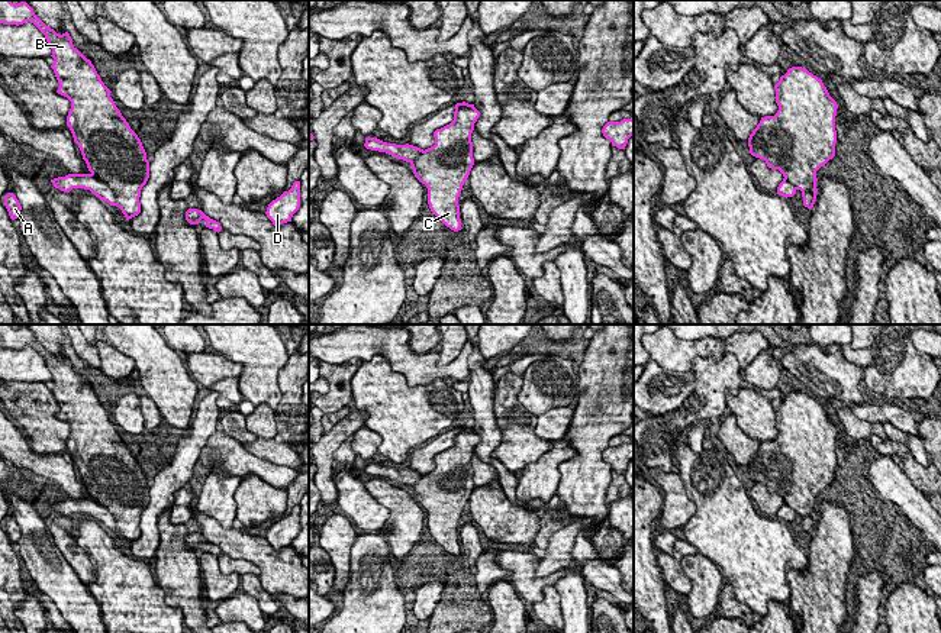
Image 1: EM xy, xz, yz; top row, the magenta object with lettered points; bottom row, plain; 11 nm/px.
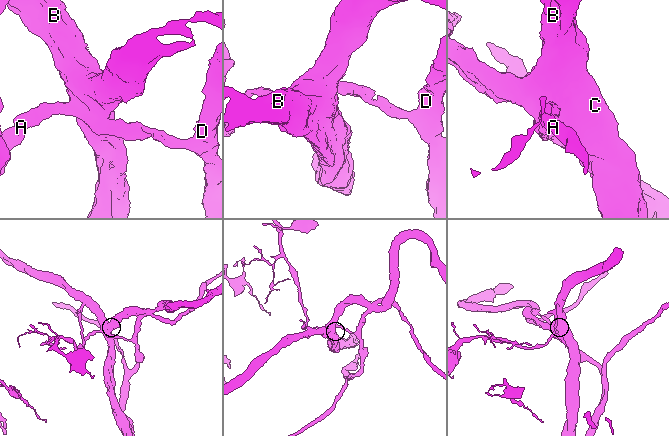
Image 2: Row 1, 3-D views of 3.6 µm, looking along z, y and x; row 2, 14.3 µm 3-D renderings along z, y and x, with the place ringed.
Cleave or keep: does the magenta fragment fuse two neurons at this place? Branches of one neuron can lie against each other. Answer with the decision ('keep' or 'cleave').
cleave

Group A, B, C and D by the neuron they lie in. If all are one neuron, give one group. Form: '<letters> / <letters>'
A D / B C

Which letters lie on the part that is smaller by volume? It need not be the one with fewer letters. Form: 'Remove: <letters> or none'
Remove: A, D

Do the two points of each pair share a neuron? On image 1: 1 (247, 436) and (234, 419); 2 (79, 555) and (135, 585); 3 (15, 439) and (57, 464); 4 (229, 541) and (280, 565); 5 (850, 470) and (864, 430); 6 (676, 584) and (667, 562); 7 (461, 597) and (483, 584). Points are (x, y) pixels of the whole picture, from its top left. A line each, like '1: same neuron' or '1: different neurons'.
1: same neuron
2: different neurons
3: same neuron
4: same neuron
5: different neurons
6: same neuron
7: different neurons

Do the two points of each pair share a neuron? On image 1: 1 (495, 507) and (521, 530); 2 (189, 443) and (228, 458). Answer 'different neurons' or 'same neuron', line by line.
1: same neuron
2: different neurons

